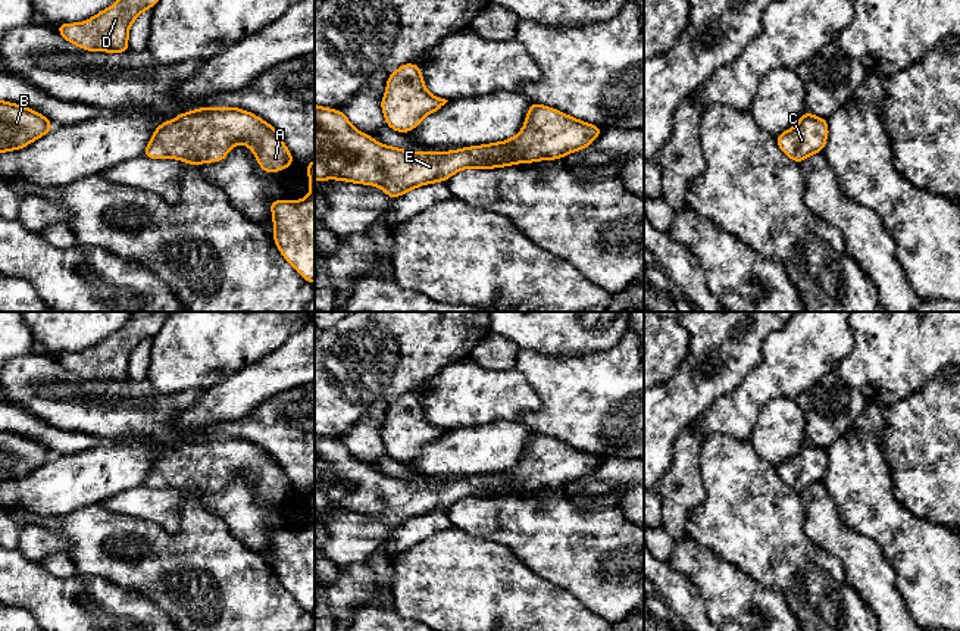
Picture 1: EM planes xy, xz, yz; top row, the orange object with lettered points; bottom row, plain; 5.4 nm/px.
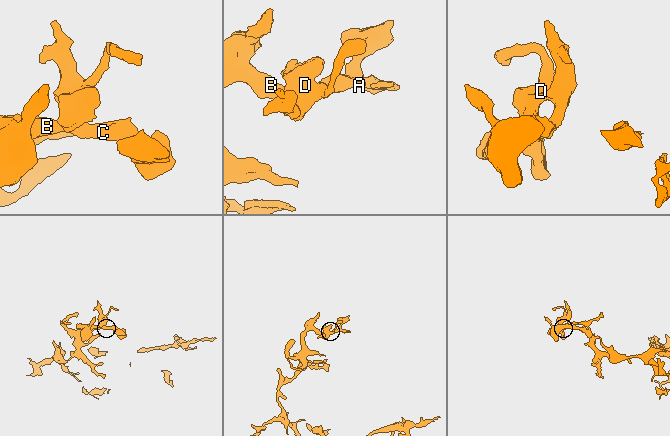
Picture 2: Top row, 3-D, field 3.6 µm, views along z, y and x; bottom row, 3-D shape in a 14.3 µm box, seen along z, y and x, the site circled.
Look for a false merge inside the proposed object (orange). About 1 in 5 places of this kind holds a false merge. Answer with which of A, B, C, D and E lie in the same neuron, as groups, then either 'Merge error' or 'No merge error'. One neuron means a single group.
Groups: A B C D E. No merge error

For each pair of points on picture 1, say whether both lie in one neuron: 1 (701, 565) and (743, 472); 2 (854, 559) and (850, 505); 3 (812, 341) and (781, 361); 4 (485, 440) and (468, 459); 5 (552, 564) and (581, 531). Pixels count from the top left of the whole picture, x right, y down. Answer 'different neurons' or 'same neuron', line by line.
1: different neurons
2: different neurons
3: same neuron
4: same neuron
5: same neuron

